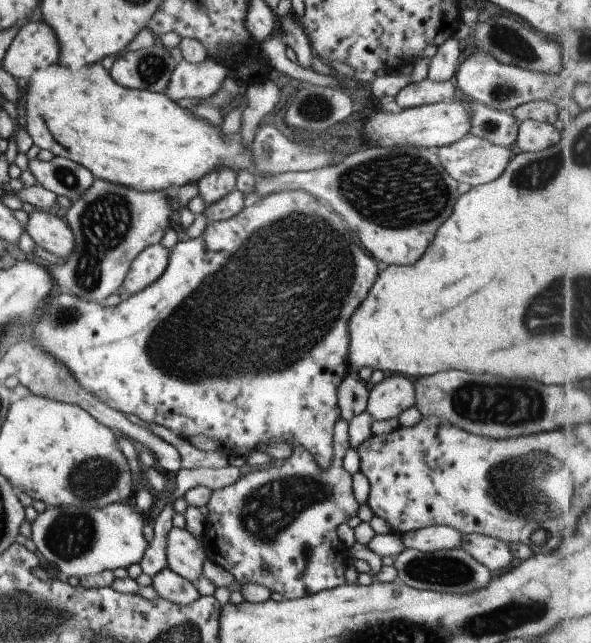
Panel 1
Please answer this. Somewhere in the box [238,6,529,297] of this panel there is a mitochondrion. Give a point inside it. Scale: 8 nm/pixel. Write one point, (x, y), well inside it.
(399, 190)

